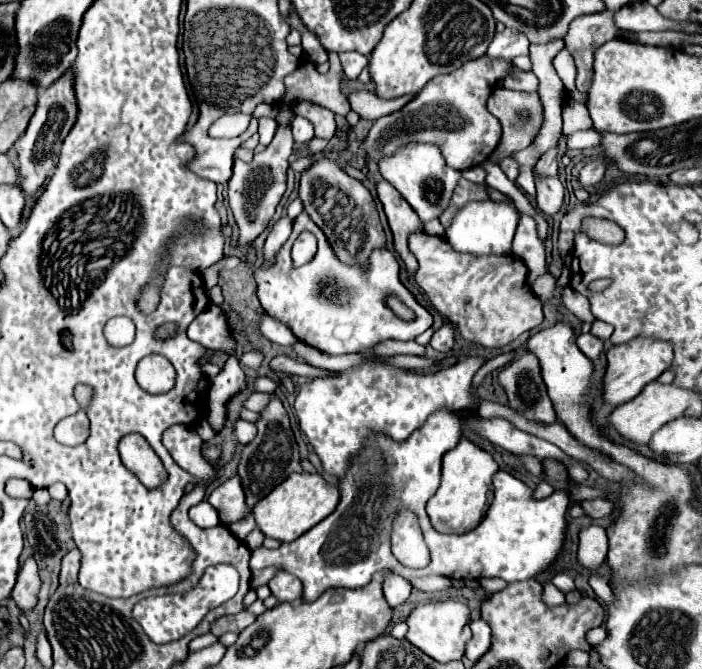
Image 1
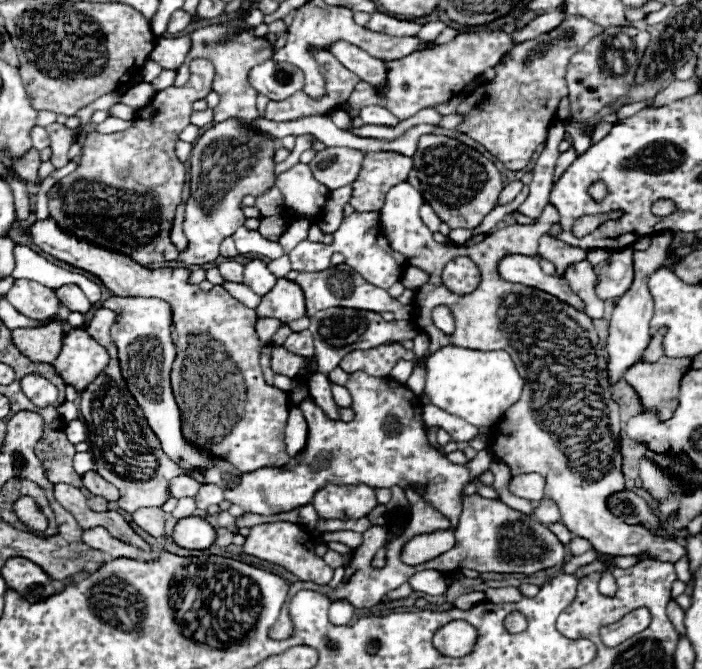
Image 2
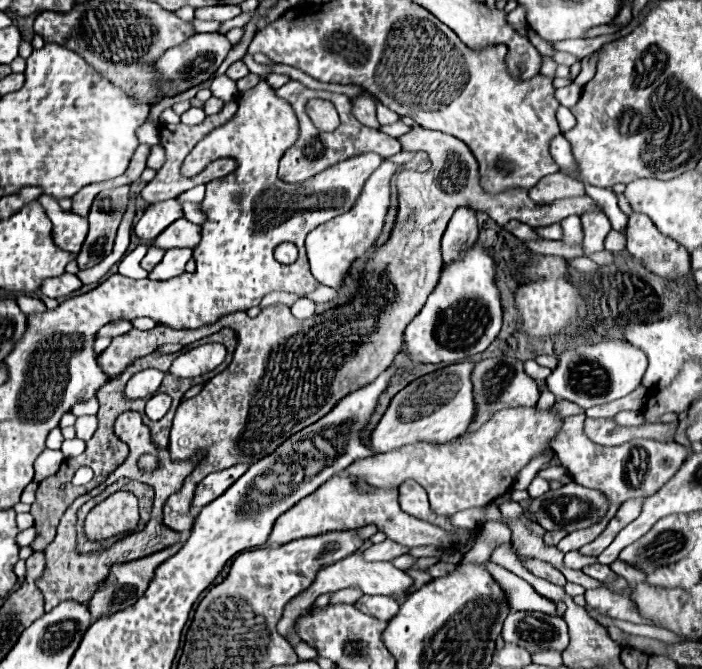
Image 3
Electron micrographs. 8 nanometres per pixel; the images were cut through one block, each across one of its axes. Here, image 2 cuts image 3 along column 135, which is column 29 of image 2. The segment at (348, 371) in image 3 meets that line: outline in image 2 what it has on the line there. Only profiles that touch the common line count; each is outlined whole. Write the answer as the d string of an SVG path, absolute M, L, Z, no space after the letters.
M52 322L44 328L16 328L12 330L12 344L34 362L52 362L62 348L64 324Z

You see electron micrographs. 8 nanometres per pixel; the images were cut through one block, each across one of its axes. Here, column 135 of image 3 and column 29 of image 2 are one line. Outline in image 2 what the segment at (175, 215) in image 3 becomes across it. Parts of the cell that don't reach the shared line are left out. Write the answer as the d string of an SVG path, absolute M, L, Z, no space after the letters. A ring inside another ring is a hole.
M52 218L42 222L32 222L26 226L26 232L32 236L34 244L54 258L86 270L102 280L106 288L110 288L116 296L140 296L140 298L162 298L172 306L172 336L176 346L176 360L172 366L170 382L174 398L182 410L182 432L196 446L214 452L216 456L224 456L230 464L234 464L240 472L254 472L260 468L284 468L290 462L284 444L284 428L290 414L290 398L288 392L280 388L272 388L264 382L264 374L260 368L260 338L256 334L256 310L246 308L242 302L232 298L222 286L214 286L208 292L202 292L200 286L188 284L190 272L184 268L160 268L148 270L118 252L108 252L96 246L90 246L84 240L76 240L62 232ZM218 418L230 418L230 426L222 438L218 438Z

